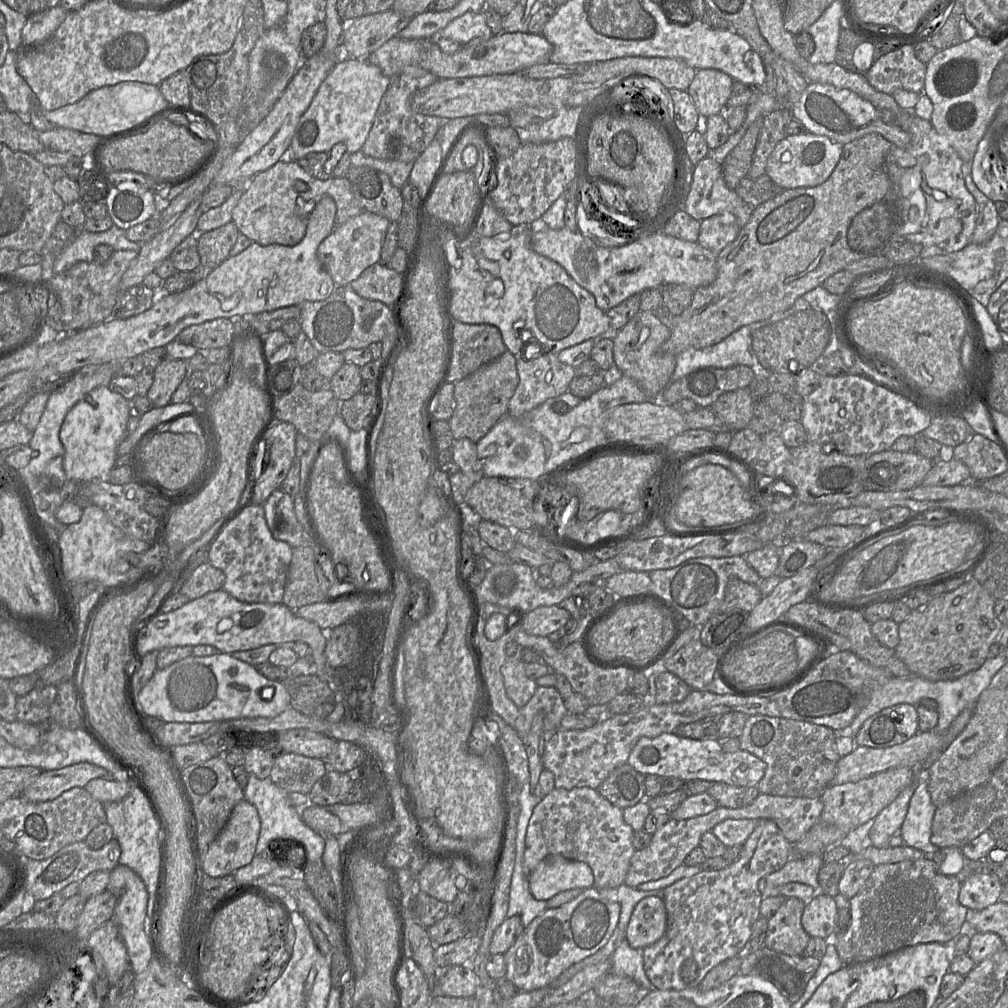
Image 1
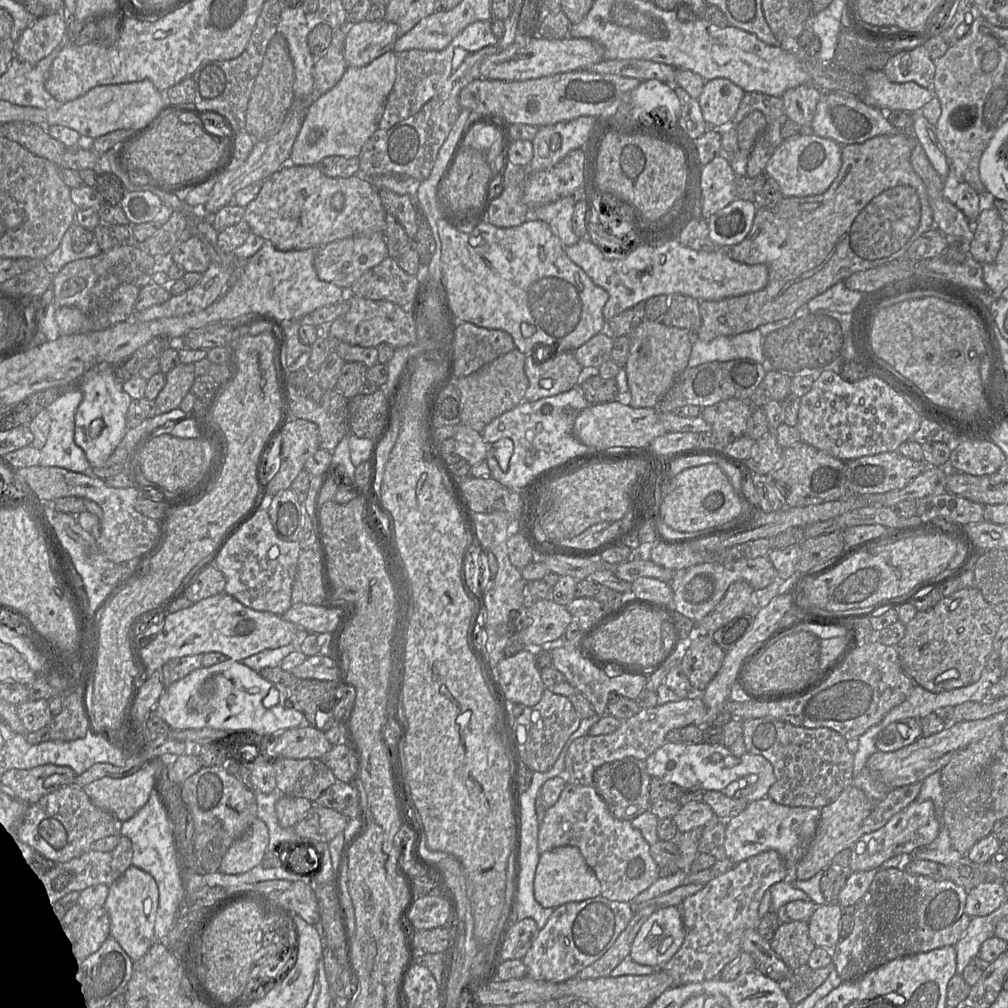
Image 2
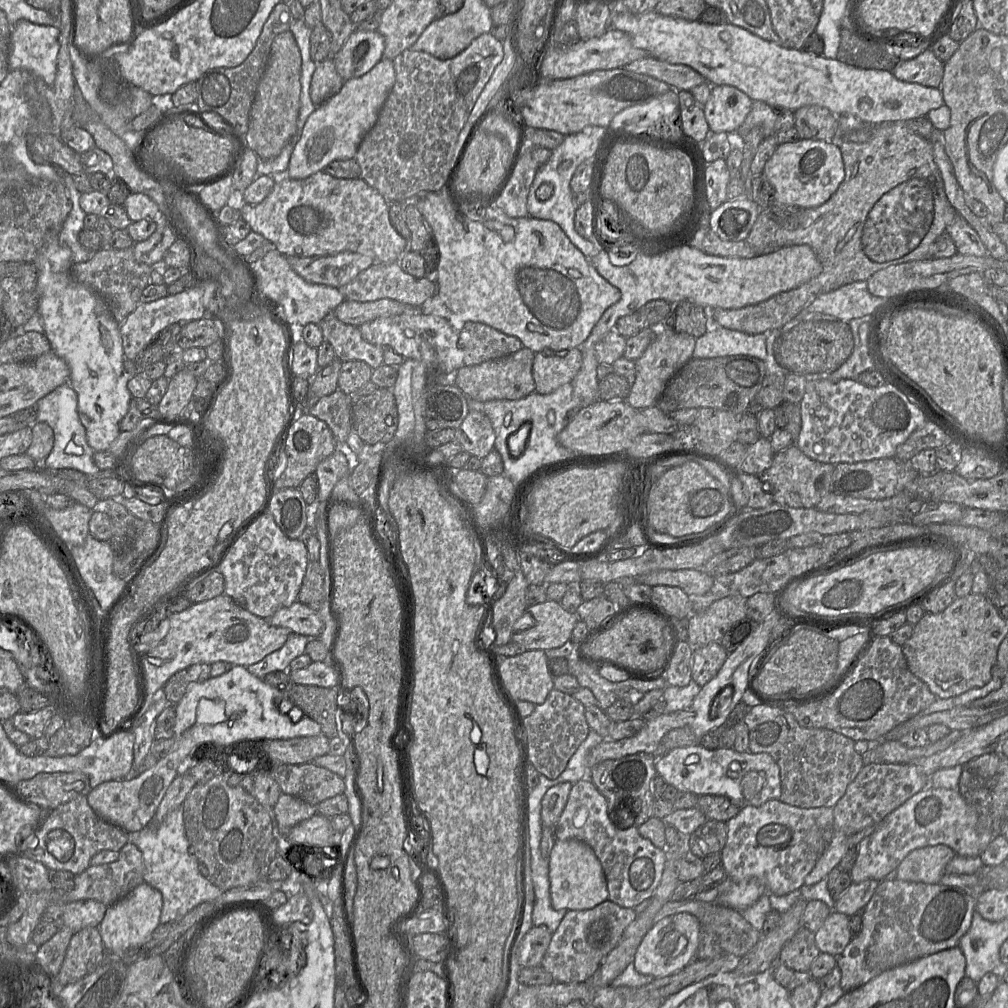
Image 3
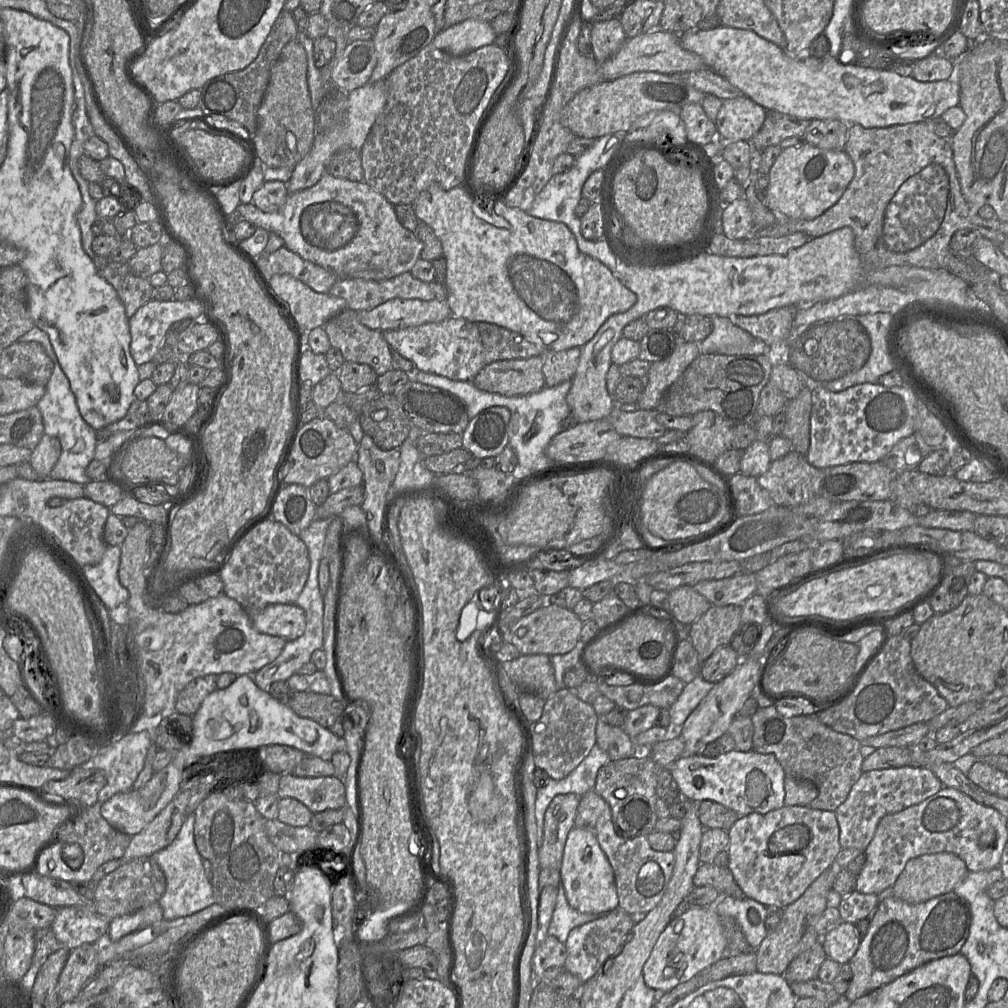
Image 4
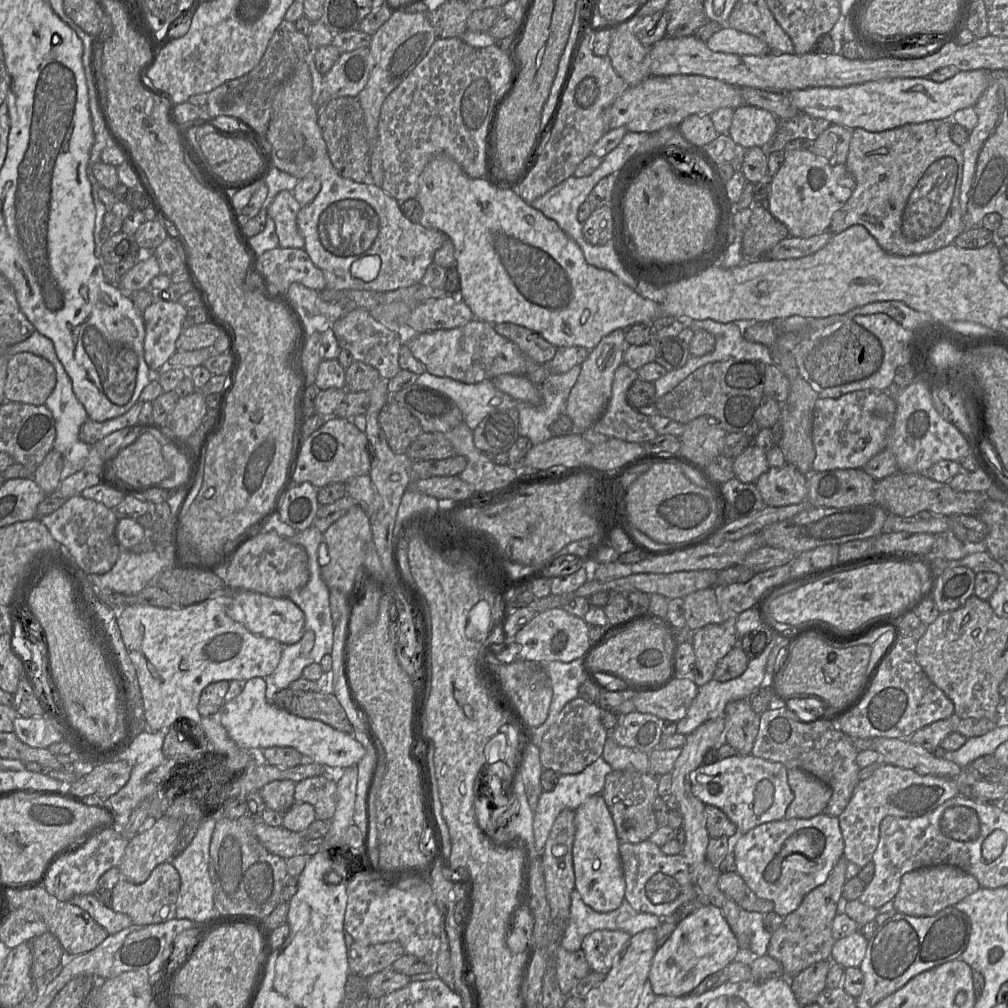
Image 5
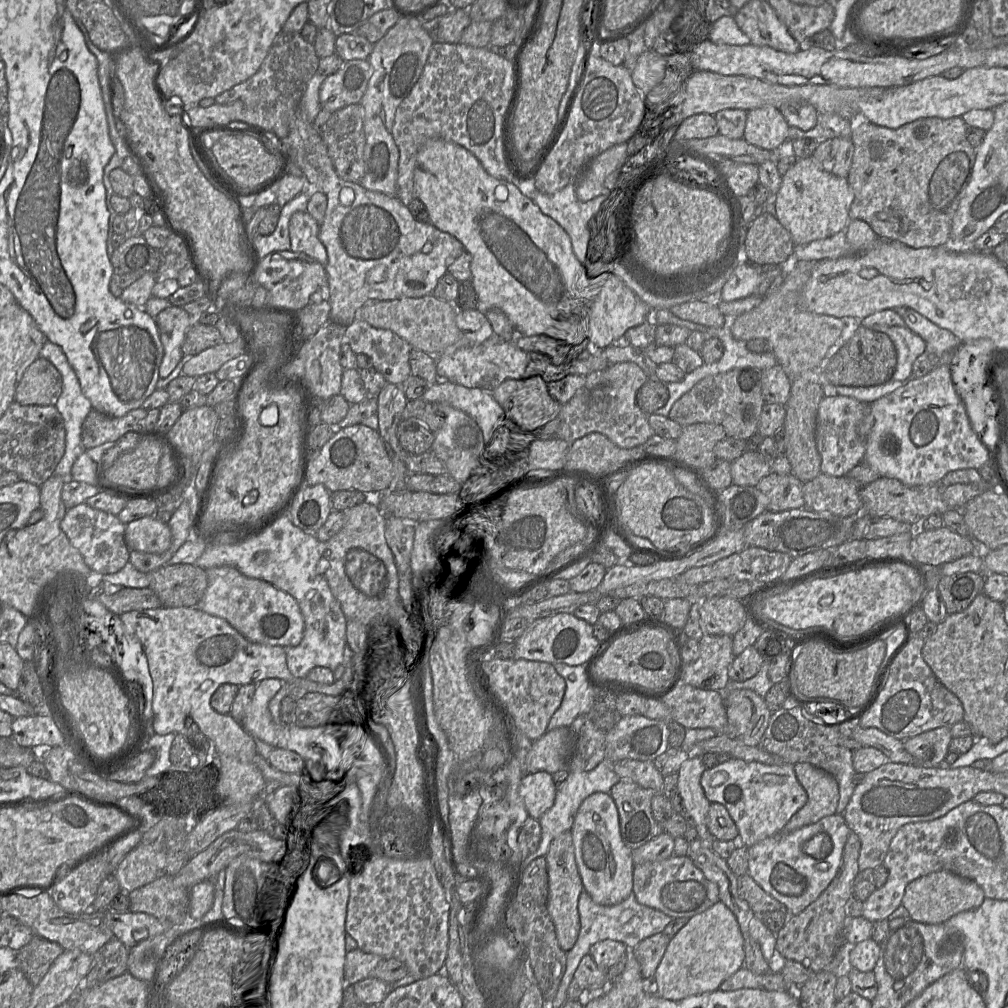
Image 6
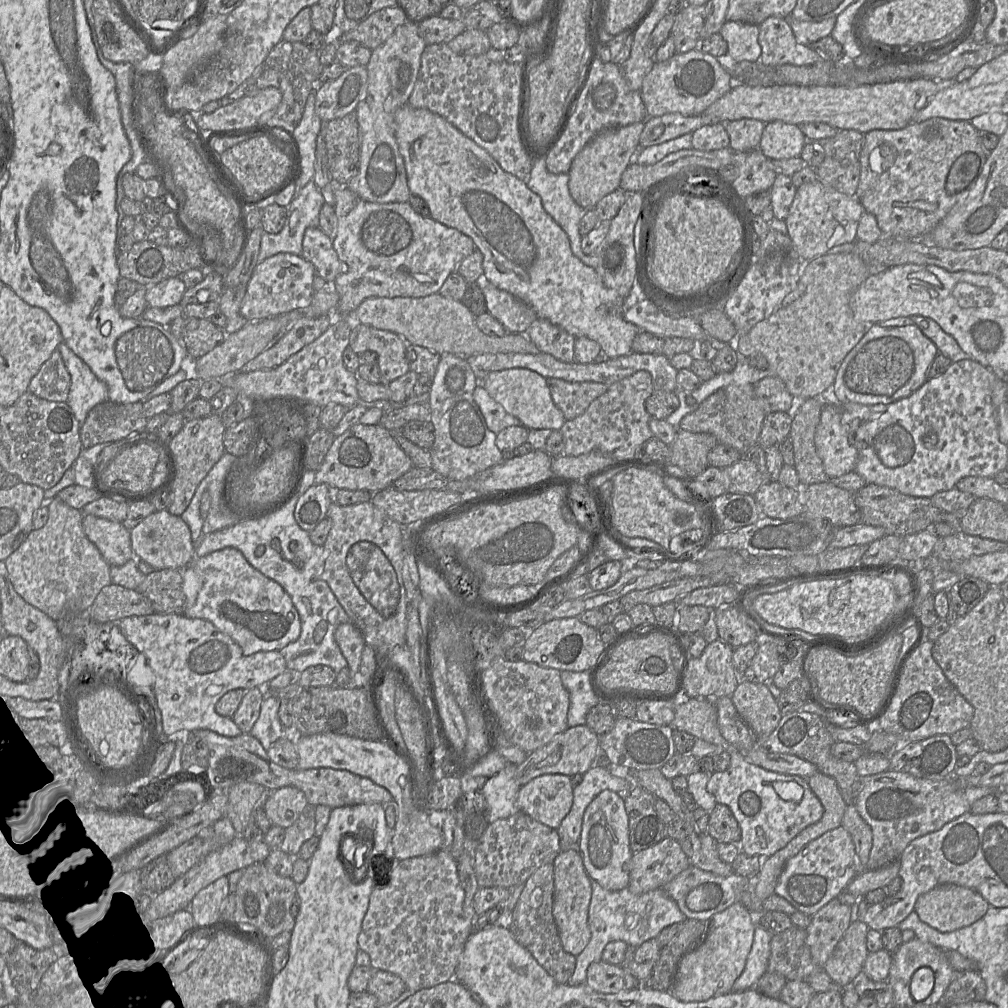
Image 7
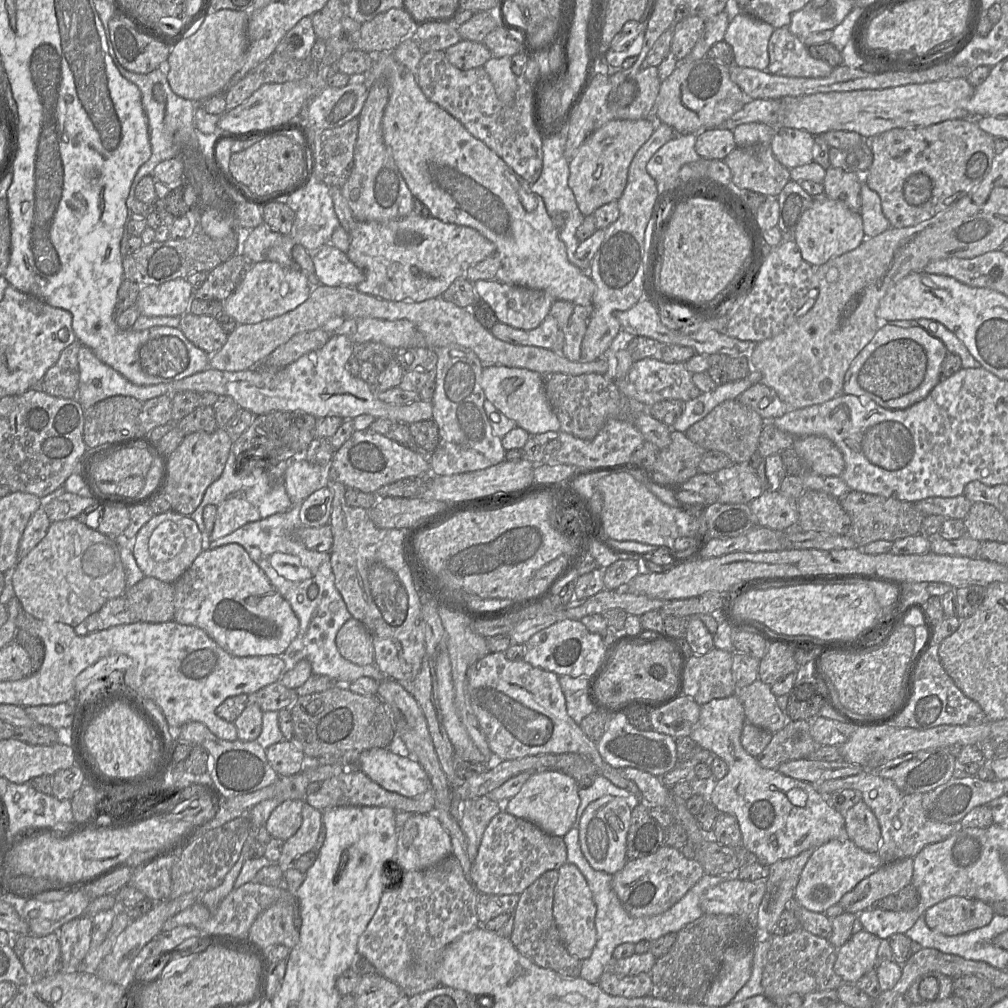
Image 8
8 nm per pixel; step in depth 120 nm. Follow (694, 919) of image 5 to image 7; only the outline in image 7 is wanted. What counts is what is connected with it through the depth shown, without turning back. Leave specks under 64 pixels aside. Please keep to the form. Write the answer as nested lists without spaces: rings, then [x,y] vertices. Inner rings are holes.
[[[739,902],[713,915],[704,941],[680,960],[669,992],[683,1002],[702,1002],[731,992],[745,968],[755,928],[753,913]]]

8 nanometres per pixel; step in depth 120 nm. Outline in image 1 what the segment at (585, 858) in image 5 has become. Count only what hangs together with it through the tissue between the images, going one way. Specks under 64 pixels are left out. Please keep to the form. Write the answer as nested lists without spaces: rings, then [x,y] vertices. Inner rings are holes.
[[[552,855],[542,860],[530,873],[529,886],[537,900],[549,900],[566,890],[595,887],[595,878],[588,864]]]

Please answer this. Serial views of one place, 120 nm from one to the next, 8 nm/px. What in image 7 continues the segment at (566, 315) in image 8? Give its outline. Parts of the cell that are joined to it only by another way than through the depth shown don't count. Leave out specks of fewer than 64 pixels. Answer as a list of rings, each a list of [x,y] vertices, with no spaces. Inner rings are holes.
[[[537,318],[529,327],[526,336],[541,352],[551,354],[563,362],[574,361],[576,337],[549,320]]]

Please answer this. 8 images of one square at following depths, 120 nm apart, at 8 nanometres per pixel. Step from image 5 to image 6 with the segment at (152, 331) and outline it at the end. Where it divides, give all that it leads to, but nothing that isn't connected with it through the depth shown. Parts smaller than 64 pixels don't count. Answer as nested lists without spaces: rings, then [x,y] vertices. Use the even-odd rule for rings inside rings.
[[[174,305],[162,310],[154,319],[164,350],[159,375],[165,378],[182,362],[182,343],[187,329],[194,321],[182,307]]]

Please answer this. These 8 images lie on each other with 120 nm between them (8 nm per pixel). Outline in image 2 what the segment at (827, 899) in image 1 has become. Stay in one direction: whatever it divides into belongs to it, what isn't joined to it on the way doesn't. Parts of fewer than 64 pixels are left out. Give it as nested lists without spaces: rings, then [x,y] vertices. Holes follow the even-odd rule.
[[[837,903],[819,905],[808,921],[809,936],[817,947],[835,949],[840,938],[842,906]]]

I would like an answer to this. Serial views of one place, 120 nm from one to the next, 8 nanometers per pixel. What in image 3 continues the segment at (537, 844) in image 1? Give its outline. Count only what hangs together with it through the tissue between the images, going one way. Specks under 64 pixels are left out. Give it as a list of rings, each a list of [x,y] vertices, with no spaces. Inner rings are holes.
[[[587,778],[572,784],[554,835],[556,840],[576,839],[593,849],[606,877],[609,900],[621,907],[634,908],[651,898],[660,884],[666,863],[665,851],[643,838],[637,828],[616,828],[609,820],[606,800]]]

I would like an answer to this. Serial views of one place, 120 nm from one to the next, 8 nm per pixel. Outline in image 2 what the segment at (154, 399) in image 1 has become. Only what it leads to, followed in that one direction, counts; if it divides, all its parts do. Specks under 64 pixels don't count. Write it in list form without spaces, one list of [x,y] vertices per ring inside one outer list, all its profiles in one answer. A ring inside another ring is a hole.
[[[180,363],[166,373],[165,385],[155,398],[158,413],[165,413],[180,407],[195,380],[192,364]]]

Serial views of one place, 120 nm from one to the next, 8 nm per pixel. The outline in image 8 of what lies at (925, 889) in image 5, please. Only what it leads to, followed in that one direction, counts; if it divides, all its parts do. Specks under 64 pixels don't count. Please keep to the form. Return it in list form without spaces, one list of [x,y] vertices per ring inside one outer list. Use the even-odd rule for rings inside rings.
[[[953,896],[928,908],[924,917],[933,931],[954,936],[988,925],[994,914],[984,901]]]

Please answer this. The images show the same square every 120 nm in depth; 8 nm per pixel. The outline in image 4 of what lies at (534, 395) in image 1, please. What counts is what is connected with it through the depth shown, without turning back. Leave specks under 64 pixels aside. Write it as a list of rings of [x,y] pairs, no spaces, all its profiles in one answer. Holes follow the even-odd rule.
[[[581,347],[544,353],[543,375],[545,386],[553,387],[573,378],[581,355]]]

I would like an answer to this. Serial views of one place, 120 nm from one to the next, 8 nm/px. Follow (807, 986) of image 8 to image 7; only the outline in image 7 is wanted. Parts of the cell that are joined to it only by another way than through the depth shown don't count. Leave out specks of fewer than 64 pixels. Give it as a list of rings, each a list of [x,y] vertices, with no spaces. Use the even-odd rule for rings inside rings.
[[[794,926],[789,930],[773,935],[767,972],[780,974],[787,980],[806,981],[818,969],[824,968],[817,966],[812,959],[811,951],[807,944],[806,929]]]

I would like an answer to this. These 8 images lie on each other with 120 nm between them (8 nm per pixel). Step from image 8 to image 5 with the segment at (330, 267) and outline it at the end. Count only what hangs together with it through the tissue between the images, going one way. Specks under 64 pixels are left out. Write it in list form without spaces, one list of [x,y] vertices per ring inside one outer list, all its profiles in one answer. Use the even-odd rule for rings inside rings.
[[[279,192],[267,208],[267,214],[275,223],[280,248],[304,249],[305,240],[297,226],[297,215],[301,205],[293,192]]]

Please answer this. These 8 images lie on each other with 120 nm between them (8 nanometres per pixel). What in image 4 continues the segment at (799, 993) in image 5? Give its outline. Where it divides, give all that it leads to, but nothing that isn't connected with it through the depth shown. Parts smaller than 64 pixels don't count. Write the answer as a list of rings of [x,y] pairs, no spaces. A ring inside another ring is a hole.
[[[820,942],[797,956],[788,966],[784,977],[789,983],[817,979],[822,963],[827,959]]]

